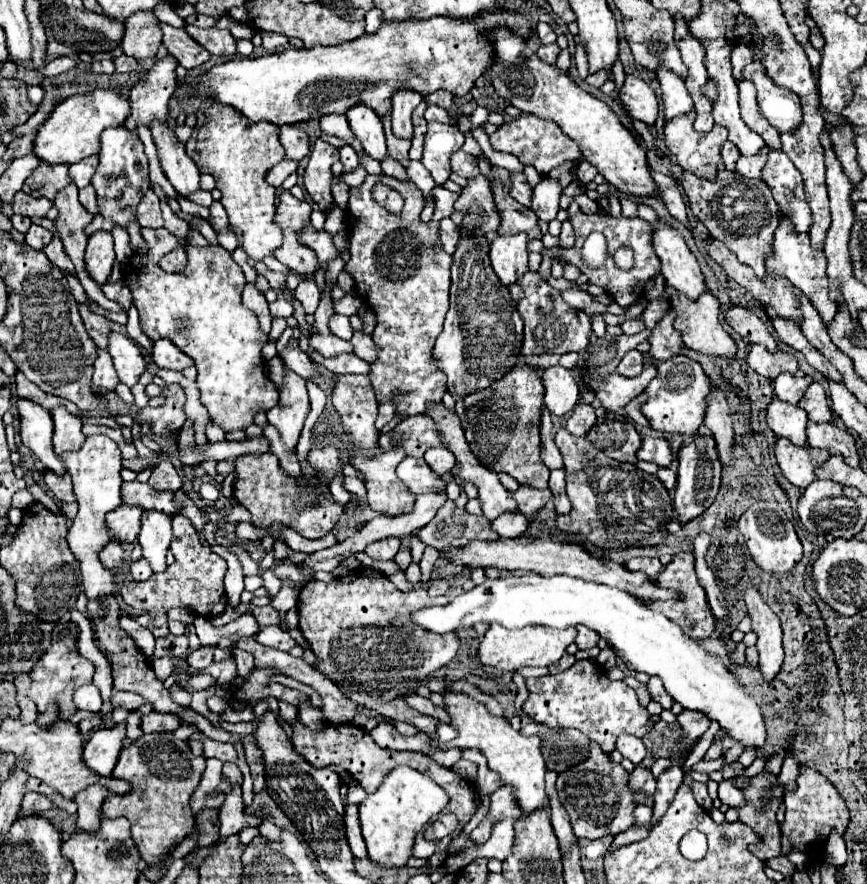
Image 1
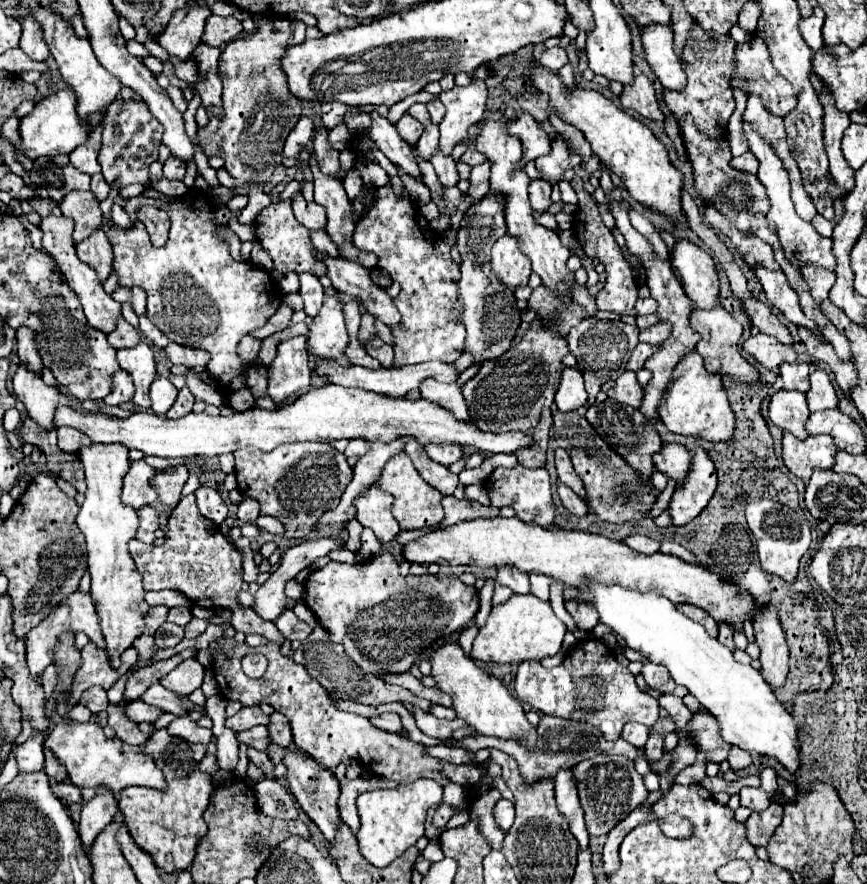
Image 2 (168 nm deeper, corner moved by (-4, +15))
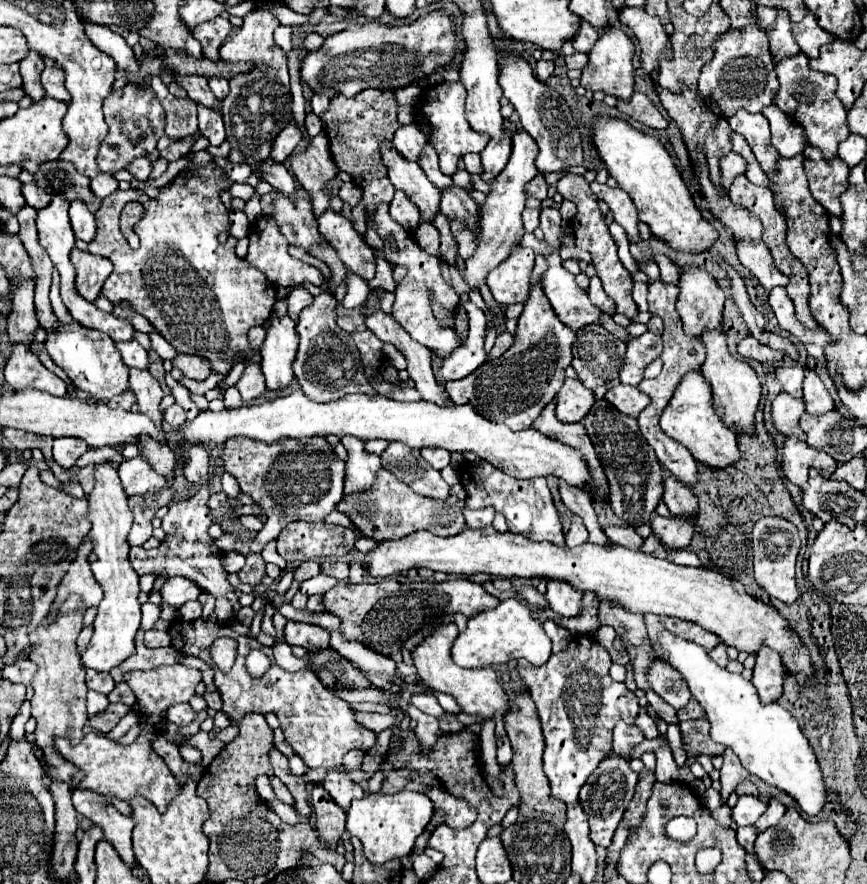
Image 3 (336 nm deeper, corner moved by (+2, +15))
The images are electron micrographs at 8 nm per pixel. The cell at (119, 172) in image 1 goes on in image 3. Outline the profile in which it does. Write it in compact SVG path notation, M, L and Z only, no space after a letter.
M127 84L123 90L113 90L103 102L103 112L105 122L109 126L109 134L101 142L97 166L99 172L109 176L113 176L119 170L125 170L137 158L147 158L165 132L165 110L151 88L141 90L133 84Z

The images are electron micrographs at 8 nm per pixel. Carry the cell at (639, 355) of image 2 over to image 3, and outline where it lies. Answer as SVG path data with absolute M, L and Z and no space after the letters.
M645 332L641 336L635 336L627 342L627 354L625 364L621 370L621 382L637 386L643 380L643 370L649 362L661 356L661 336Z

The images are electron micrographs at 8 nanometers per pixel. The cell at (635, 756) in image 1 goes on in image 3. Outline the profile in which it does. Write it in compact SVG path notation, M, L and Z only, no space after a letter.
M619 722L613 730L613 750L619 752L625 760L629 760L629 752L635 744L639 744L643 740L643 732L639 732L639 728L635 724L625 724Z

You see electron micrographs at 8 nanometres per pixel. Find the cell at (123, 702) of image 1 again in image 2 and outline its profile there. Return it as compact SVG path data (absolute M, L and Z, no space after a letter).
M153 684L141 696L141 700L147 702L147 704L151 704L151 706L157 706L163 712L171 712L175 716L185 716L187 714L187 710L181 704L181 696L175 694L175 692L171 692L171 690L167 690L167 688L163 688L161 684Z

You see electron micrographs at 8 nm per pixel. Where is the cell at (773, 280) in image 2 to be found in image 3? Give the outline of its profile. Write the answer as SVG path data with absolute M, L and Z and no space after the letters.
M741 242L737 244L737 256L739 256L739 262L761 282L761 286L765 290L773 290L777 286L787 286L789 280L787 276L783 276L775 264L773 264L773 258L769 254L769 248L759 242L759 244L751 244L751 242Z

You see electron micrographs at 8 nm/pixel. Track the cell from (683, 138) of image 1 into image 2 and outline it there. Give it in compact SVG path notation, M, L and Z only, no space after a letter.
M693 22L687 44L683 48L681 60L687 72L687 86L683 90L669 90L665 88L665 104L677 116L679 124L689 114L695 120L695 126L705 132L707 136L723 136L725 124L735 108L733 90L729 86L729 72L733 72L733 58L735 58L735 42L731 36L713 36L707 34L697 22Z

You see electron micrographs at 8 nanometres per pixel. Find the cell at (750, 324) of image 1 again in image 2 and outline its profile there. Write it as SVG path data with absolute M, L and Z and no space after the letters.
M747 300L743 304L747 316L751 318L753 326L757 326L763 334L769 334L769 336L775 336L781 344L793 344L793 338L789 334L789 330L779 322L779 318L759 300Z

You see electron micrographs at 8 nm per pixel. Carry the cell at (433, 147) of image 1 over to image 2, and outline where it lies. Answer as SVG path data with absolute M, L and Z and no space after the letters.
M437 152L433 158L431 158L431 164L435 166L435 172L439 176L439 182L443 188L453 188L459 184L459 174L457 174L457 168L455 168L455 162L451 156L445 156L441 152Z

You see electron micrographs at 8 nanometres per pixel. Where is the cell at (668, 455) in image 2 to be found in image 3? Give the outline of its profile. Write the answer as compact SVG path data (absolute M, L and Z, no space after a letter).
M671 474L663 480L663 502L673 516L691 516L697 514L697 496L687 484L679 484Z

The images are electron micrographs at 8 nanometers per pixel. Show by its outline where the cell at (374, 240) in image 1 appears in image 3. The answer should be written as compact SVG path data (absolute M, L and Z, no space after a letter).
M379 204L379 208L375 208L375 212L371 212L367 216L367 226L371 230L375 230L381 240L383 240L383 250L377 250L373 248L375 256L379 258L385 258L389 264L393 266L403 266L407 270L405 278L401 280L401 284L397 284L395 288L395 304L393 304L393 318L411 334L413 340L421 342L423 346L427 346L433 354L437 354L439 358L443 356L449 356L451 352L455 352L455 348L459 348L459 338L455 334L453 328L447 328L447 326L441 326L439 320L435 318L433 310L431 310L431 304L437 302L441 304L443 308L447 310L455 310L457 304L459 304L459 296L457 292L443 280L443 274L441 274L441 258L437 256L431 256L427 254L415 240L413 240L413 234L409 230L405 230L399 222L395 222L391 216L389 216L389 204Z

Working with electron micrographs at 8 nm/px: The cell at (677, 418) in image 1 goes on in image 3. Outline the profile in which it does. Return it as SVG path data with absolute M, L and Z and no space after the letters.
M687 372L687 376L683 376L683 382L677 384L667 408L659 418L659 426L669 438L687 446L687 450L693 454L695 460L711 468L725 468L737 462L741 456L737 450L735 430L723 424L723 420L717 416L711 398L711 386L707 384L701 372Z

